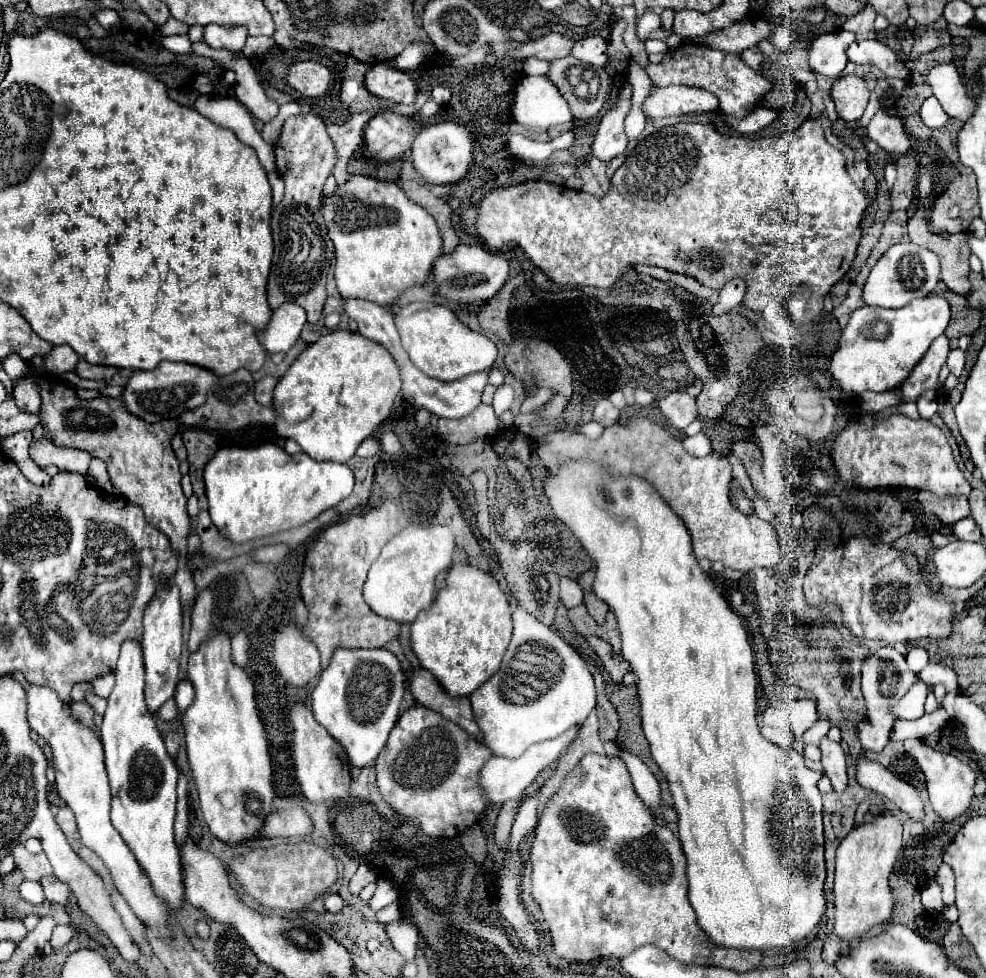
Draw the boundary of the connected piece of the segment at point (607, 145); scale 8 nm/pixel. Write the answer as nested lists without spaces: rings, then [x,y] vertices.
[[[618,100],[618,106],[606,112],[602,118],[594,144],[592,144],[592,154],[602,160],[610,162],[612,158],[624,154],[626,150],[626,132],[624,132],[624,118],[630,110],[630,100]]]

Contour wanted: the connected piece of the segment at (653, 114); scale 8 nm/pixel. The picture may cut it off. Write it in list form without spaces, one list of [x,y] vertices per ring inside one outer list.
[[[668,86],[656,88],[642,106],[648,118],[666,118],[680,114],[706,114],[718,110],[718,98],[702,88]]]

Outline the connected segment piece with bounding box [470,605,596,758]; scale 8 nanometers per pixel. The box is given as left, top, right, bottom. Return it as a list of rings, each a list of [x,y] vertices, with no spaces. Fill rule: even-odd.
[[[519,605],[514,608],[512,620],[514,632],[500,670],[470,696],[474,720],[482,732],[482,744],[488,746],[494,756],[504,758],[518,758],[528,746],[556,738],[568,728],[582,724],[596,706],[594,678],[590,676],[590,670],[578,656],[578,652],[570,644],[566,644],[554,630],[550,630],[542,622],[536,622],[536,618],[524,612]]]

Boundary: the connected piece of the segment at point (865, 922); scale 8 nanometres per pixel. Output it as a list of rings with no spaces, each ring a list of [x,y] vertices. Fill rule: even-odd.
[[[878,814],[874,822],[854,826],[836,850],[836,878],[832,886],[834,896],[834,932],[848,940],[850,946],[858,942],[872,926],[888,922],[892,914],[892,892],[888,876],[898,860],[902,848],[902,822],[894,814]]]

